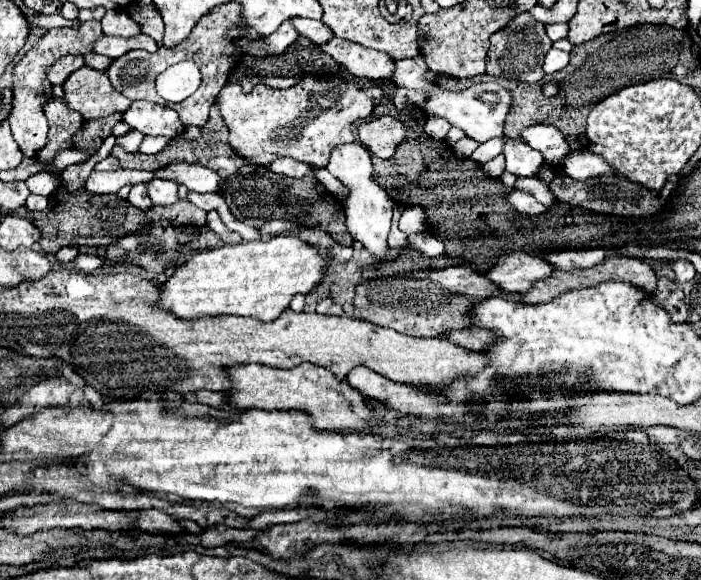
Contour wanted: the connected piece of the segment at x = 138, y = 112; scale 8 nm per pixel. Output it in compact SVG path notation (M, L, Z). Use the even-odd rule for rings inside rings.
M132 101L130 109L122 115L122 121L143 135L176 137L182 129L174 109L156 105L152 101Z

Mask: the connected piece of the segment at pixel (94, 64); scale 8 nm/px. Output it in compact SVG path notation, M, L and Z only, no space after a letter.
M86 53L86 55L84 55L84 61L86 61L88 67L98 69L98 71L106 71L108 65L112 63L110 57L104 57L104 55L98 55L98 53Z

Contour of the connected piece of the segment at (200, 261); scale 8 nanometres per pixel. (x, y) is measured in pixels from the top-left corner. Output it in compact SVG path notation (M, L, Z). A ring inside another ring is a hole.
M274 235L268 241L252 241L224 245L196 253L190 261L174 271L162 285L160 309L166 309L182 319L242 315L260 321L278 319L290 307L294 295L308 295L322 283L326 263L316 245L310 245L296 235Z

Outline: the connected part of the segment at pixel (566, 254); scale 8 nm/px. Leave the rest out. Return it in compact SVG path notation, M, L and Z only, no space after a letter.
M562 249L562 251L550 251L544 255L544 261L550 261L550 265L558 269L570 269L570 267L594 267L602 263L606 257L604 249Z

